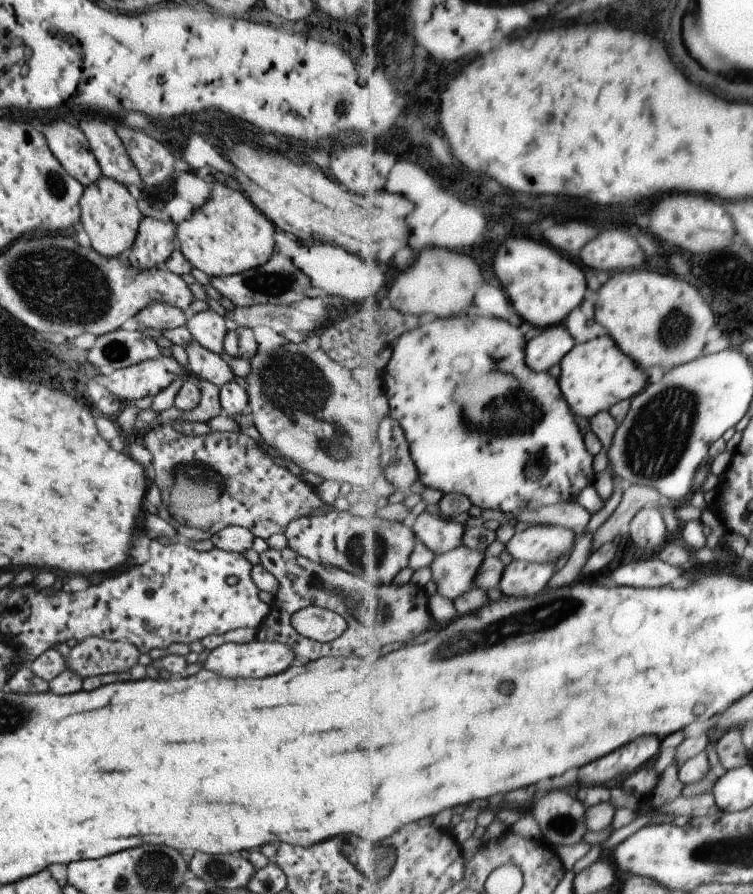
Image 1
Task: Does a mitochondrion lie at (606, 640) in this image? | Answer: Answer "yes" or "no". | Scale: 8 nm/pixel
no

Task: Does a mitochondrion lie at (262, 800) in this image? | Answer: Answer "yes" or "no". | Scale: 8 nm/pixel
no

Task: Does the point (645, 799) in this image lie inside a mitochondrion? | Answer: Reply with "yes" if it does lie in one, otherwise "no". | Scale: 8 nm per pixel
no

